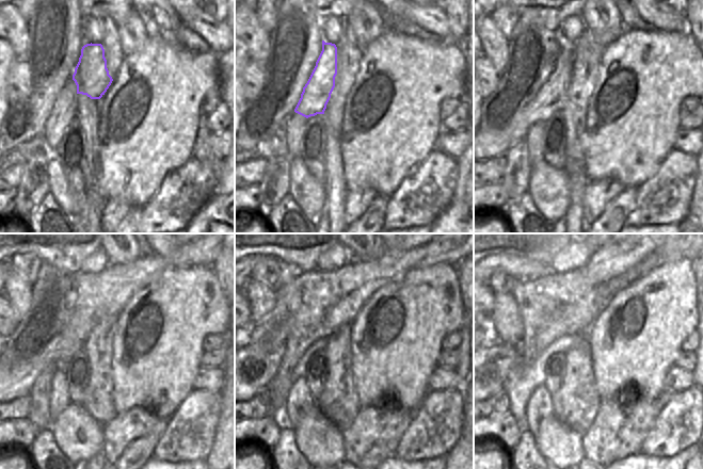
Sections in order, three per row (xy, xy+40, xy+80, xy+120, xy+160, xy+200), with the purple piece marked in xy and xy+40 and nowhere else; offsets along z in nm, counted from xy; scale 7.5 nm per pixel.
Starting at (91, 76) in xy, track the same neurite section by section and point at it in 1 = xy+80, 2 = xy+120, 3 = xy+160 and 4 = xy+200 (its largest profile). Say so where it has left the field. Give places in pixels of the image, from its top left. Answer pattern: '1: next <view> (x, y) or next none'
1: next xy+80 (550, 99)
2: next xy+120 (17, 379)
3: next xy+160 (256, 368)
4: next xy+200 (495, 359)

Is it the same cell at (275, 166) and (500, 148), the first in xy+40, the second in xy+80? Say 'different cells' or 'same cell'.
different cells

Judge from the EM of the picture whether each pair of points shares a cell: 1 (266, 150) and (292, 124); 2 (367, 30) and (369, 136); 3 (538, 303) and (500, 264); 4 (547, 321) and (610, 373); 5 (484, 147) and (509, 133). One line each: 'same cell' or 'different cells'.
1: different cells
2: different cells
3: different cells
4: different cells
5: same cell

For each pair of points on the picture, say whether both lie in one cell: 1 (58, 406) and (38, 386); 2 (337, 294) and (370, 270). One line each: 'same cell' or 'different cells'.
1: different cells
2: same cell

